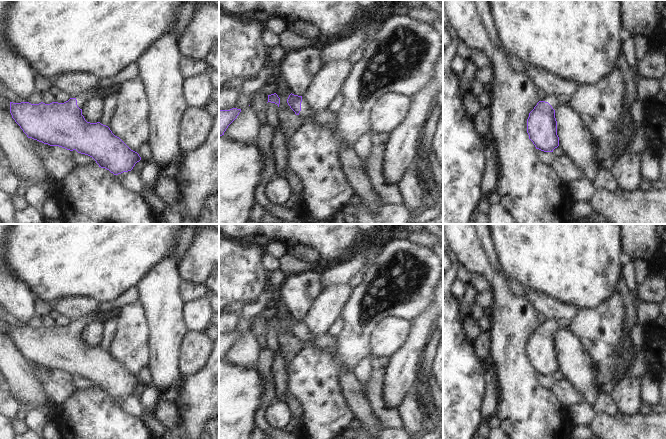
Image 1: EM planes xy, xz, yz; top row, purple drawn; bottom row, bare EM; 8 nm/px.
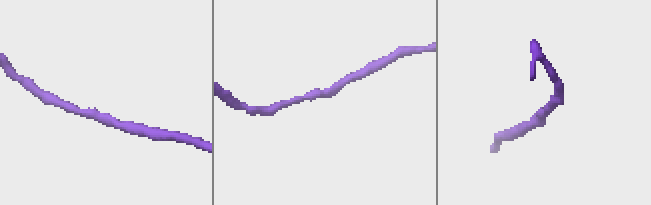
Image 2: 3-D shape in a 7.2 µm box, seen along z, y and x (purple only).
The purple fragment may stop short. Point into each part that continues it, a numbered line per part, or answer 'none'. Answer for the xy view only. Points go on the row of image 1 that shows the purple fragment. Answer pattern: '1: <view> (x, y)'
1: xy (82, 97)

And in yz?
1: yz (553, 100)

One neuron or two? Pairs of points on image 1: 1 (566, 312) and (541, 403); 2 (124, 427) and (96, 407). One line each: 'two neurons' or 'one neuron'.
1: two neurons
2: one neuron

